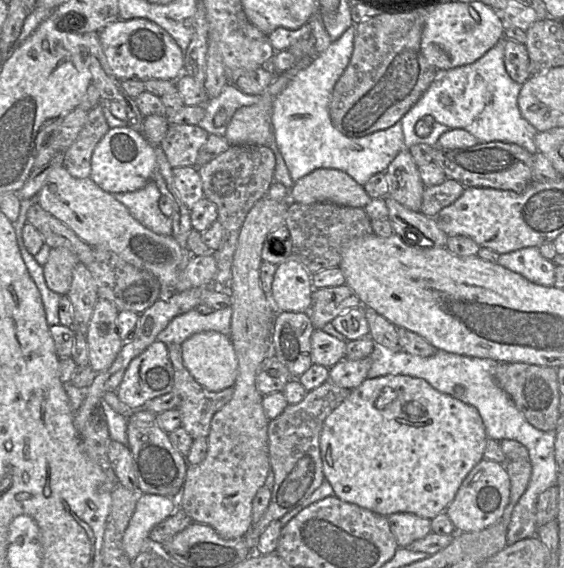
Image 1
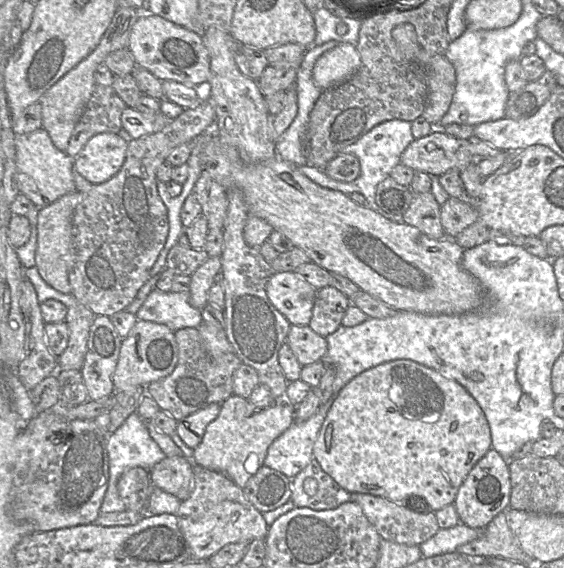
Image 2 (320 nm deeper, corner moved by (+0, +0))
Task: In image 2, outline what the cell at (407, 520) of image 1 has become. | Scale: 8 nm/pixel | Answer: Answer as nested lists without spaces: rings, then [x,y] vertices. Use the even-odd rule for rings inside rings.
[[[364,493],[351,494],[351,502],[357,503],[362,508],[364,515],[369,520],[369,522],[374,526],[374,528],[380,535],[381,539],[384,539],[390,542],[409,545],[409,546],[413,546],[413,545],[419,546],[423,542],[430,539],[433,535],[435,535],[437,531],[440,529],[437,524],[435,513],[433,511],[427,512],[426,506],[424,507],[422,506],[420,508],[420,506],[413,505],[413,503],[410,503],[409,501],[407,501],[408,502],[407,504],[410,506],[412,505],[411,507],[407,507],[404,505],[401,506],[401,505],[398,505],[397,503],[394,503],[391,500],[388,500],[379,496],[373,496],[370,494],[364,494]]]

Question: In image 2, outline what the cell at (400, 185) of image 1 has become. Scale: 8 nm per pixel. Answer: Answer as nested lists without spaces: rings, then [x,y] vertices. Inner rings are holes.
[[[429,192],[414,194],[409,208],[402,215],[405,224],[418,228],[434,239],[446,237],[440,217],[441,206]]]

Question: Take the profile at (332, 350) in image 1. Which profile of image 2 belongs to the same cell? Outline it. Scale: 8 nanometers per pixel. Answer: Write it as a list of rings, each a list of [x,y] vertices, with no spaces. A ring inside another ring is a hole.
[[[291,325],[286,343],[302,366],[323,360],[327,354],[327,341],[308,325]]]

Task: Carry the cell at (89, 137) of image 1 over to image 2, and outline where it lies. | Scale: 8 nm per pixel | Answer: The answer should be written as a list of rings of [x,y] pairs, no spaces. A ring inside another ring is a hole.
[[[96,84],[91,98],[72,131],[66,152],[75,158],[88,140],[96,134],[118,134],[122,128],[121,114],[126,104],[112,86]]]

